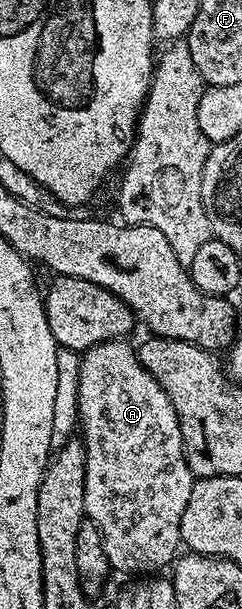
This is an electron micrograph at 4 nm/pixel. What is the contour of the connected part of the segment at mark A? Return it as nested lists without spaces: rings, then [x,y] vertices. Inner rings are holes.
[[[109,339],[81,352],[78,423],[86,450],[86,518],[100,529],[111,568],[142,577],[175,562],[182,543],[180,521],[196,476],[186,460],[180,421],[168,393],[128,344],[126,339]]]

